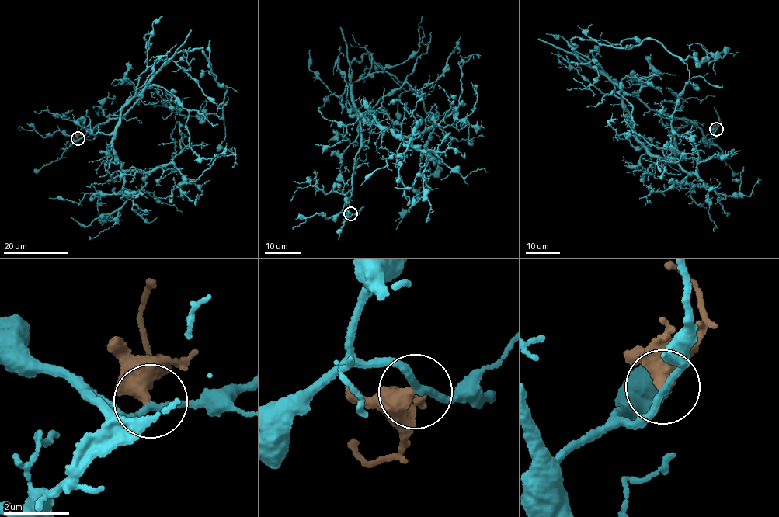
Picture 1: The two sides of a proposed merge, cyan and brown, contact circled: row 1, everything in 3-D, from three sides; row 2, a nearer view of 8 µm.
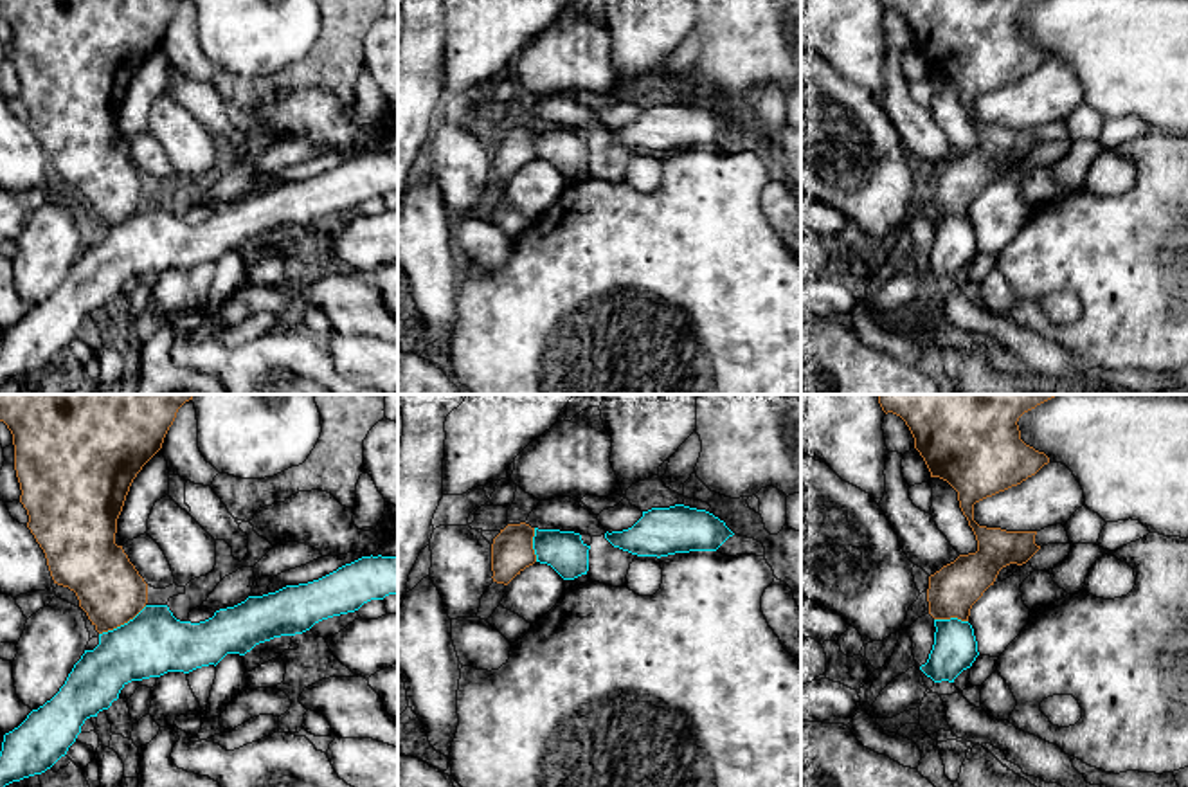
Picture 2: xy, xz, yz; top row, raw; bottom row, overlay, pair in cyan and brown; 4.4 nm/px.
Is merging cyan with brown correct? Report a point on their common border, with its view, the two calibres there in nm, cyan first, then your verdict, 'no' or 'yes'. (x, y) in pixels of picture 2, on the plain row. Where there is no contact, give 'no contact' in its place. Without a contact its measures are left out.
contact xy (125, 220); calibres 280 and 300 nm; no

